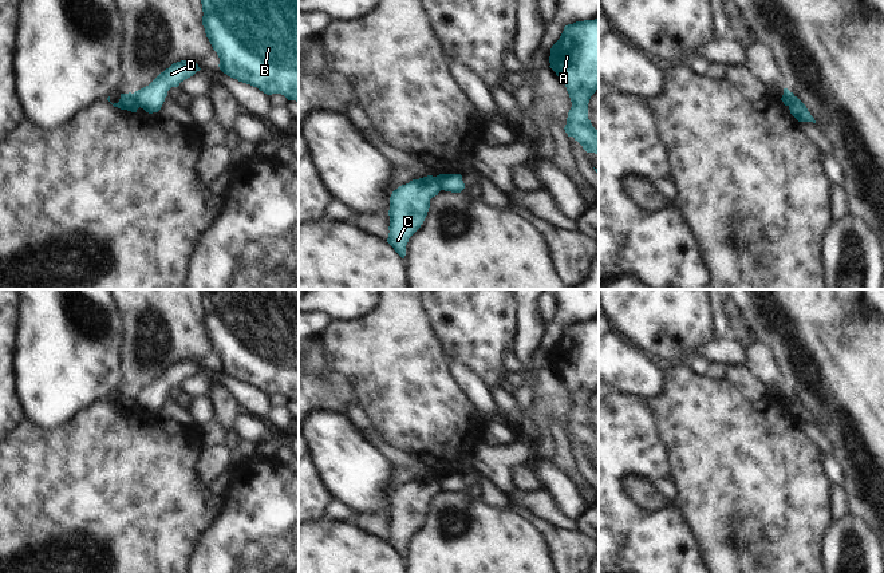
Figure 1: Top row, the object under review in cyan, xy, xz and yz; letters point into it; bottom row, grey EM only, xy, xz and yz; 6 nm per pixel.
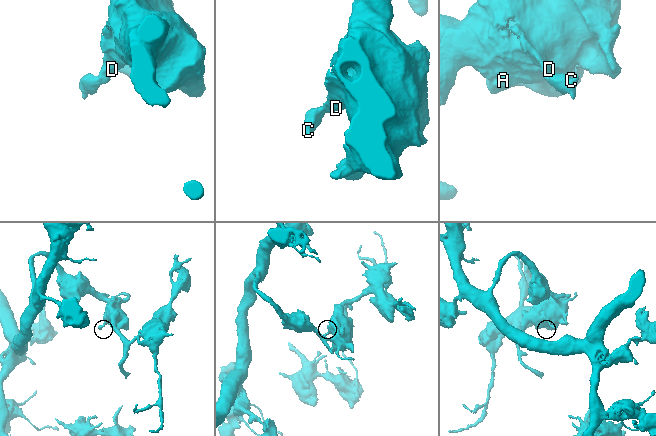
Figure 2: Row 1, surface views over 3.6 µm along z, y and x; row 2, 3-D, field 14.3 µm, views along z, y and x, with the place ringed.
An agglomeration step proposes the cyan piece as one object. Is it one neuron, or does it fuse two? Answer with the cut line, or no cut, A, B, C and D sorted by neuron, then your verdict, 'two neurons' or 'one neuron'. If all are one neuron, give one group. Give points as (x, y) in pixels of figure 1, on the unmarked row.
xy (133, 394), (139, 406) | A B D / C | two neurons

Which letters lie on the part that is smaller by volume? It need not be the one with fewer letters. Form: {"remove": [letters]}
{"remove": ["C"]}

